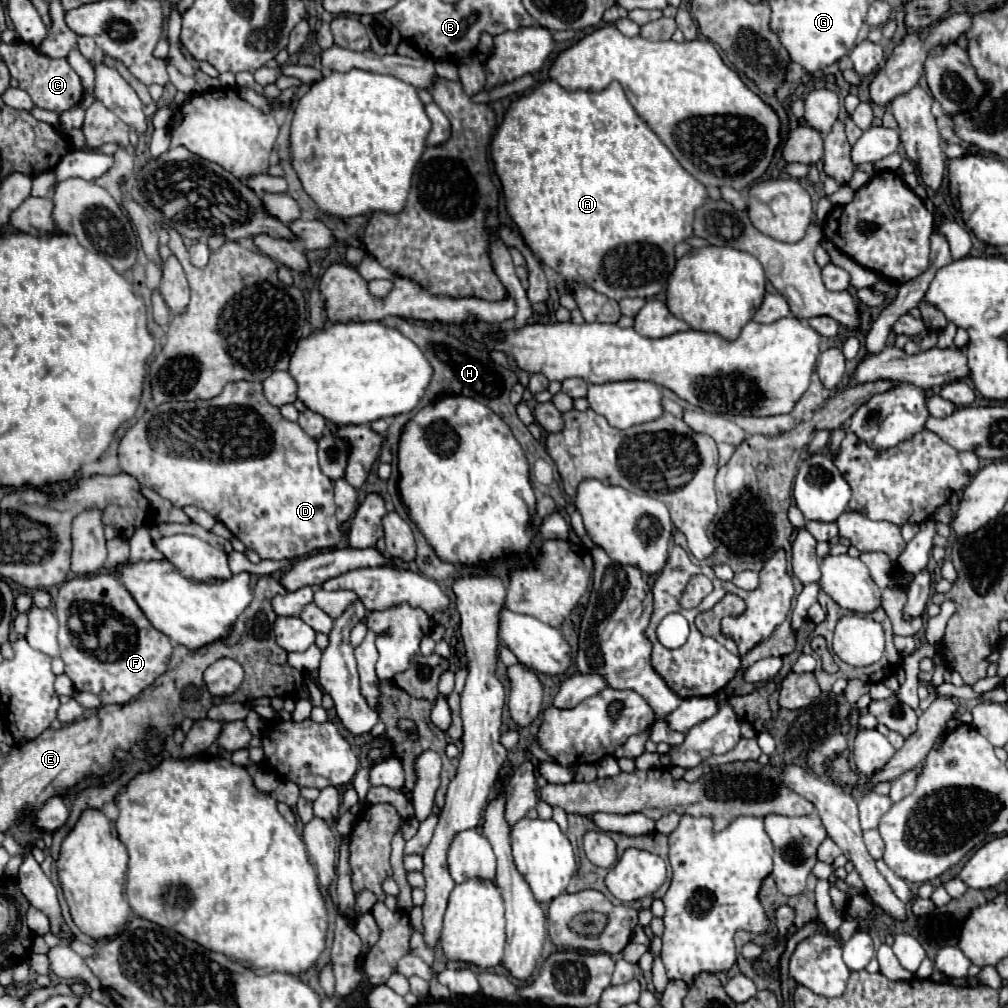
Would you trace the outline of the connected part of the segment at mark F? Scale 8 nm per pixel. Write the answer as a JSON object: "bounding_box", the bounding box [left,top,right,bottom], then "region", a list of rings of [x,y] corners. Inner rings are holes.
{"bounding_box":[56,574,174,704],"region":[[[114,574],[78,576],[64,582],[56,598],[56,616],[60,622],[58,642],[66,674],[76,690],[92,692],[102,704],[124,704],[166,672],[174,644],[150,624],[132,594]],[[70,616],[82,620],[84,634],[90,638],[94,636],[94,642],[86,642],[80,634],[72,634],[68,626]]]}

